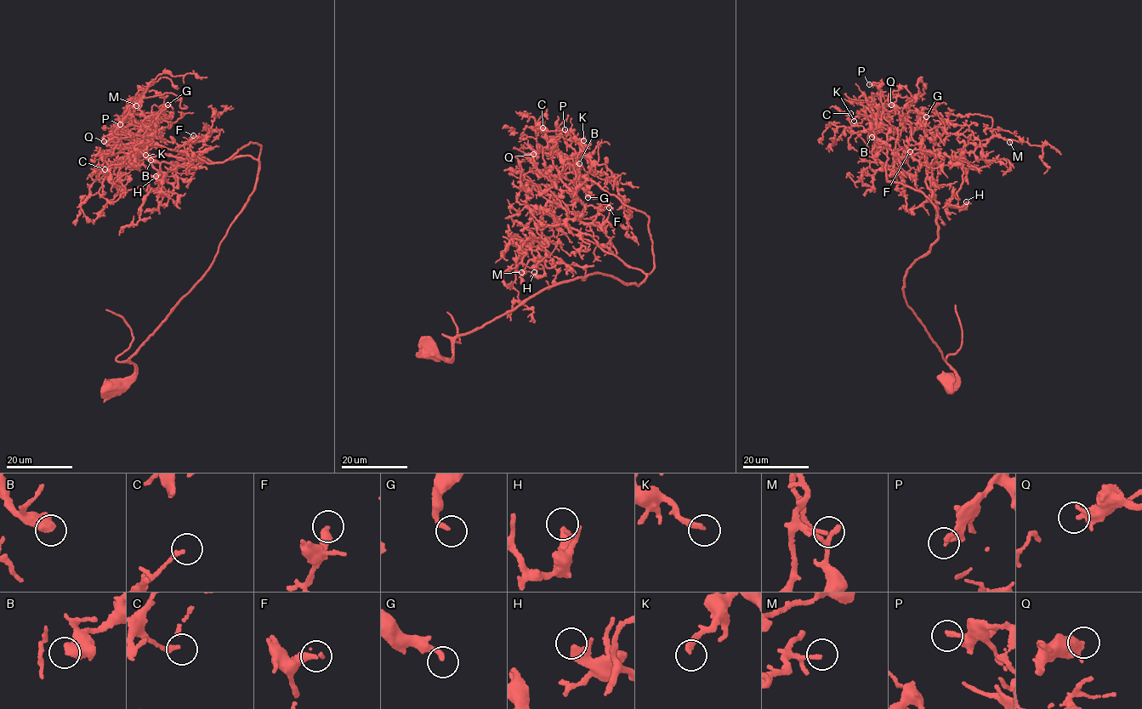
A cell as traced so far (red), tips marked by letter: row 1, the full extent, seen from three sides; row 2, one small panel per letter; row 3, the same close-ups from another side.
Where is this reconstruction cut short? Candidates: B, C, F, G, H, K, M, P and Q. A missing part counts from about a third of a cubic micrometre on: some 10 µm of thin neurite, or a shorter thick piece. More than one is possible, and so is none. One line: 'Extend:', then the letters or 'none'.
Extend: B, G, K, M

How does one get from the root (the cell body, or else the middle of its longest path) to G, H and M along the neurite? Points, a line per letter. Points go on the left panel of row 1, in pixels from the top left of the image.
G: (114, 386), (205, 274), (258, 177), (256, 143), (209, 163), (142, 137), (141, 122), (167, 104)
H: (114, 386), (205, 274), (258, 161), (145, 157), (139, 144), (166, 180), (156, 176)
M: (114, 386), (205, 274), (258, 167), (240, 155), (144, 156), (152, 138), (131, 117), (136, 105)

